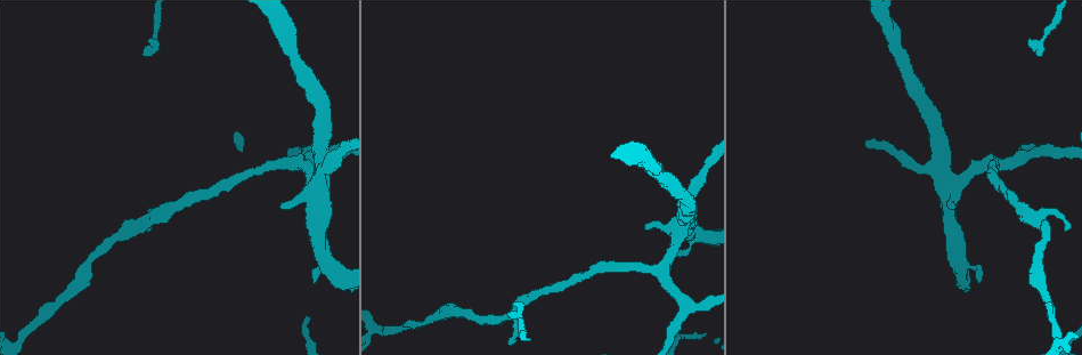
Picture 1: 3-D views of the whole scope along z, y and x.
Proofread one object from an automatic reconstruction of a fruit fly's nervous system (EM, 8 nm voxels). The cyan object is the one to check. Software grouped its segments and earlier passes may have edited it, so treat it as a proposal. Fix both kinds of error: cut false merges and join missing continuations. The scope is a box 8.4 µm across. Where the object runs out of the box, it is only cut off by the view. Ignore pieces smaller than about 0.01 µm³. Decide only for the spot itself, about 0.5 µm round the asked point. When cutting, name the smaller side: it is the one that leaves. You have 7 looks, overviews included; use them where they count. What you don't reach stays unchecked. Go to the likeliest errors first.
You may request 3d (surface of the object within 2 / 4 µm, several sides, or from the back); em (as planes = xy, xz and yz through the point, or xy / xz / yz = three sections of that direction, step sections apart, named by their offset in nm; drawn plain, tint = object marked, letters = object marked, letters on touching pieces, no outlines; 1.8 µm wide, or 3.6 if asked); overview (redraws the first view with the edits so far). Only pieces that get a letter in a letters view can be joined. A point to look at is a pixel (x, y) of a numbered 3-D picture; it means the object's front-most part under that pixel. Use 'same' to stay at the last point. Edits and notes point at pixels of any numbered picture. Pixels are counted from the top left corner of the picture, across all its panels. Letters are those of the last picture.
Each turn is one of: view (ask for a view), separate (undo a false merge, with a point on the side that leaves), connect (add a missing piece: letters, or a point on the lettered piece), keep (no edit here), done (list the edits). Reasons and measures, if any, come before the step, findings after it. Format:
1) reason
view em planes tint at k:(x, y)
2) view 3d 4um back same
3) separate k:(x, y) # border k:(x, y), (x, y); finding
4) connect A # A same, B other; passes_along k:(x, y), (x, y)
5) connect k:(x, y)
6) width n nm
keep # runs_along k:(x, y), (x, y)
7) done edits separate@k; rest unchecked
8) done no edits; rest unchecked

view em planes letters at 1:(684, 304)

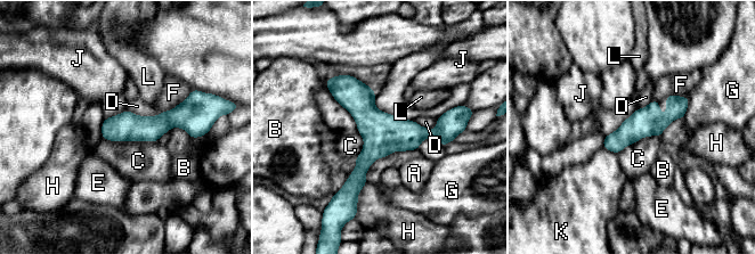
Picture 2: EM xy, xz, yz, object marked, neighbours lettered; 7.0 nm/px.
width 200 nm
keep # A other, B other, C other, D other, E other, F other, G other, H other, J other, K other, L other; border 2:(102, 136), (108, 140), (156, 141); all the same neuron

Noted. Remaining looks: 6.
a narrow waist
view 3d 4um at 1:(154, 35)

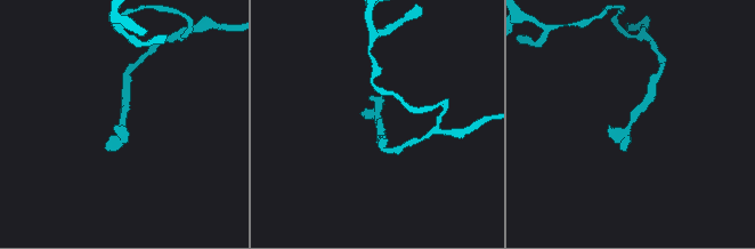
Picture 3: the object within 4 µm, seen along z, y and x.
need the tissue
view em planes letters at 3:(633, 118)

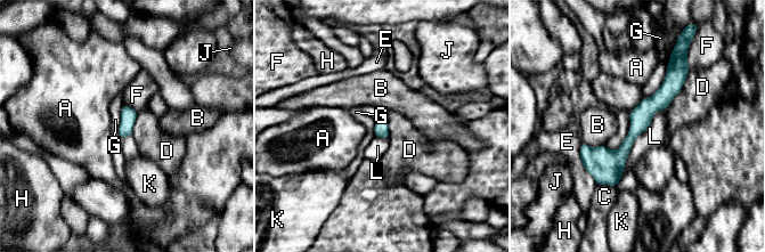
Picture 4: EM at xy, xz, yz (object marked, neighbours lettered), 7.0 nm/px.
keep # A other, B other, C other, D other, E other, F other, G other, H other, J other, K other, L other; runs_along 4:(673, 68), (672, 86), (599, 181); continuous, no second neuron

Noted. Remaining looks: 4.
free end
view 3d 4um at 1:(677, 254)

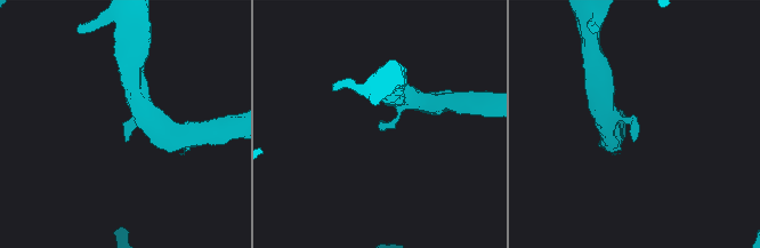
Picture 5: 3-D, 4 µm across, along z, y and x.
need the tissue
view em xz step 16 tint at 5:(381, 125)

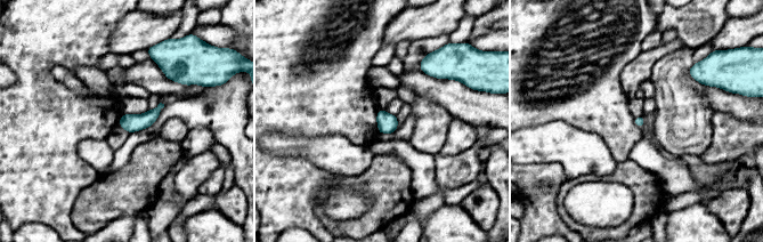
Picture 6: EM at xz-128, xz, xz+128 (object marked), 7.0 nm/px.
view em xz step 16 letters same

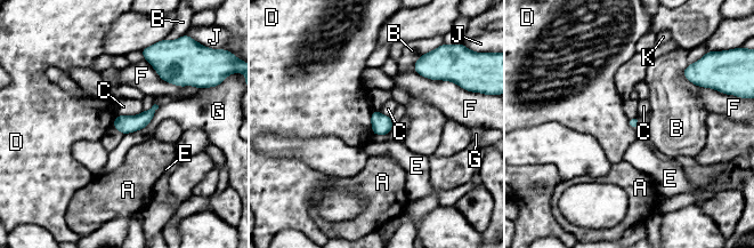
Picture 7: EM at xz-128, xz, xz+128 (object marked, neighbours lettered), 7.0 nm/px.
keep # A other, B other, C other, D other, E other, F other, G other, J other, K other; border 7:(371, 111), (371, 130), (373, 134); none of them fits

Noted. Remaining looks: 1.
done no edits; rest unchecked

